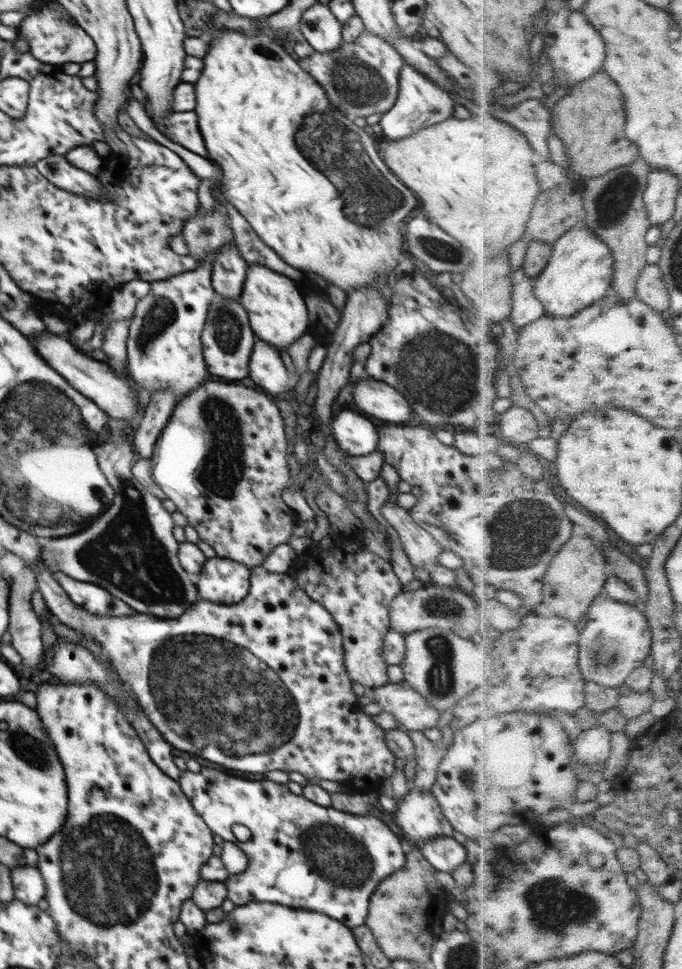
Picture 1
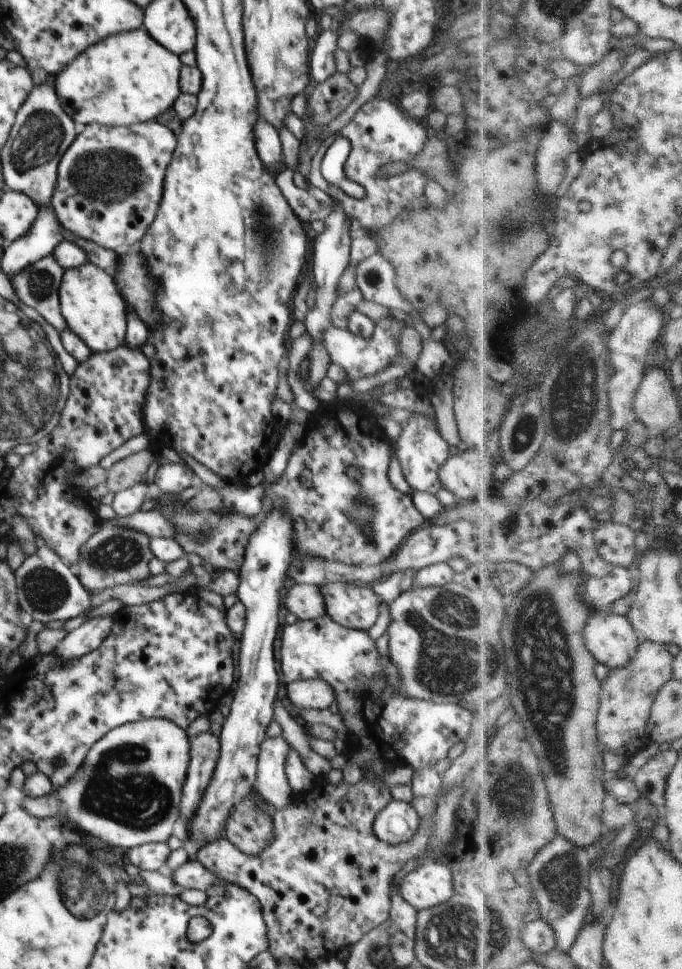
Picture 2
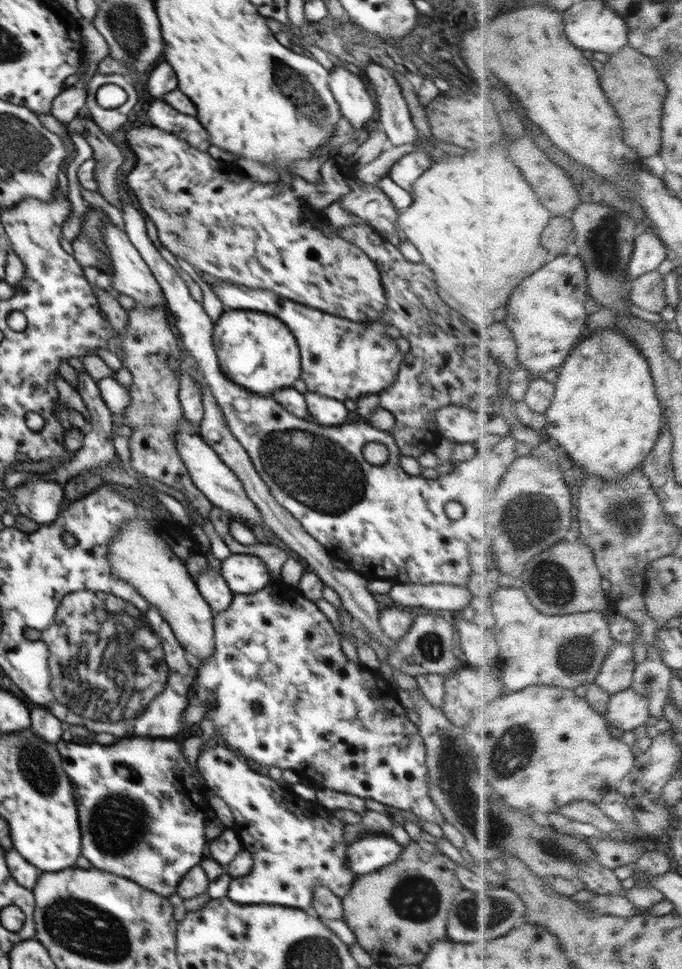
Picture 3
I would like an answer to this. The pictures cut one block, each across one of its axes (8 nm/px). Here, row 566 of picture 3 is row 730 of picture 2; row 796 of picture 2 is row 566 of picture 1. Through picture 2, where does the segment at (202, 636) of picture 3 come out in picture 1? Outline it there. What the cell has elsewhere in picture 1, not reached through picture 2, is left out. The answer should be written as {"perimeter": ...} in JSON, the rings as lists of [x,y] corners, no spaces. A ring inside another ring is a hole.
{"perimeter":[[[123,424],[109,425],[106,446],[98,446],[96,454],[102,472],[114,486],[114,502],[88,528],[60,538],[44,539],[39,560],[52,573],[60,571],[74,580],[108,590],[134,610],[160,618],[178,618],[198,601],[199,592],[194,577],[179,563],[180,544],[173,535],[175,525],[171,513],[133,476],[132,445],[124,435]],[[24,565],[12,579],[9,592],[9,630],[11,645],[23,658],[22,664],[36,666],[44,653],[42,623],[33,610],[31,596],[37,589],[37,570]]]}

